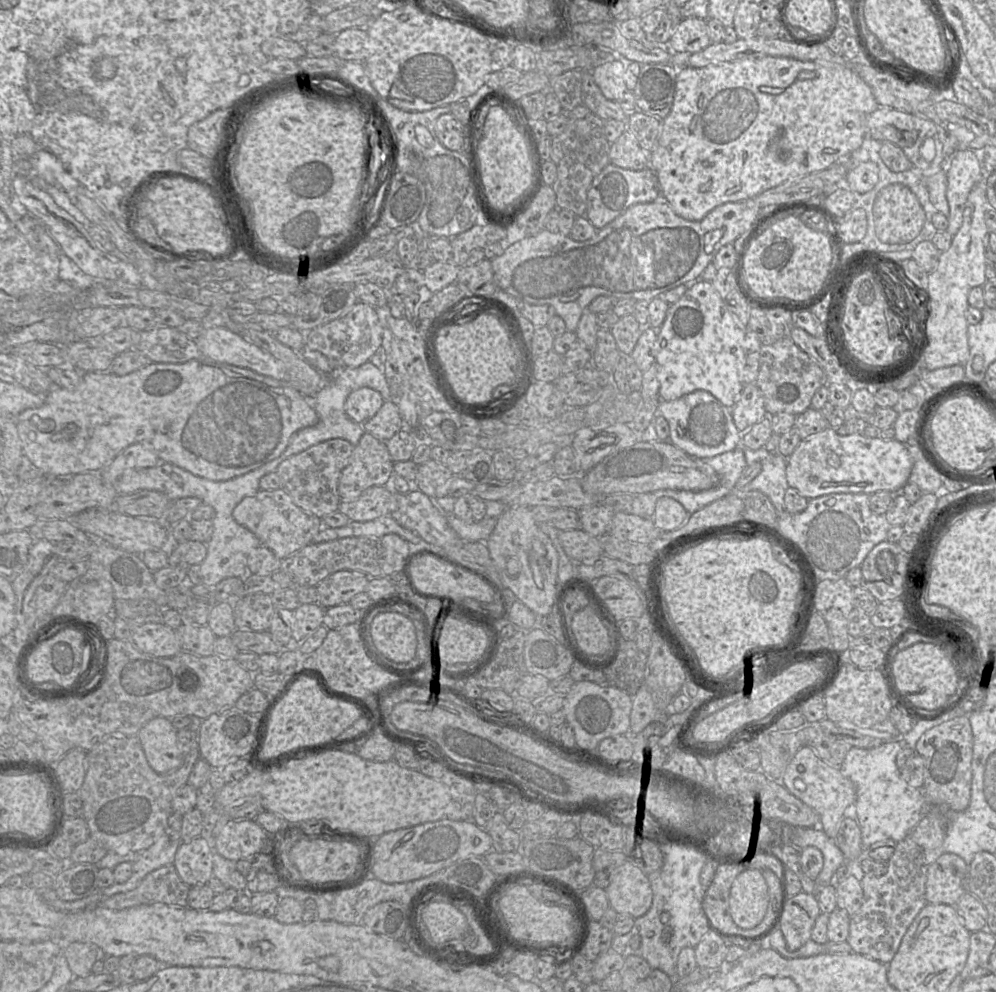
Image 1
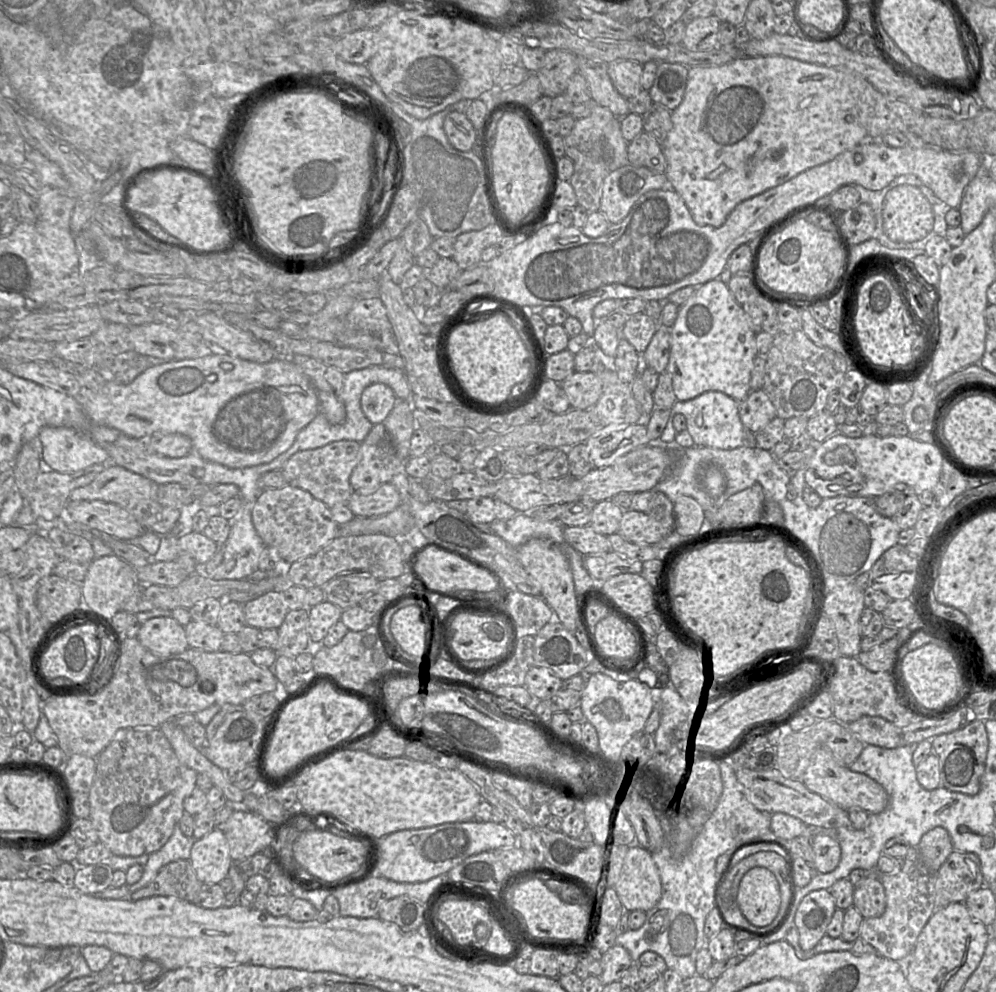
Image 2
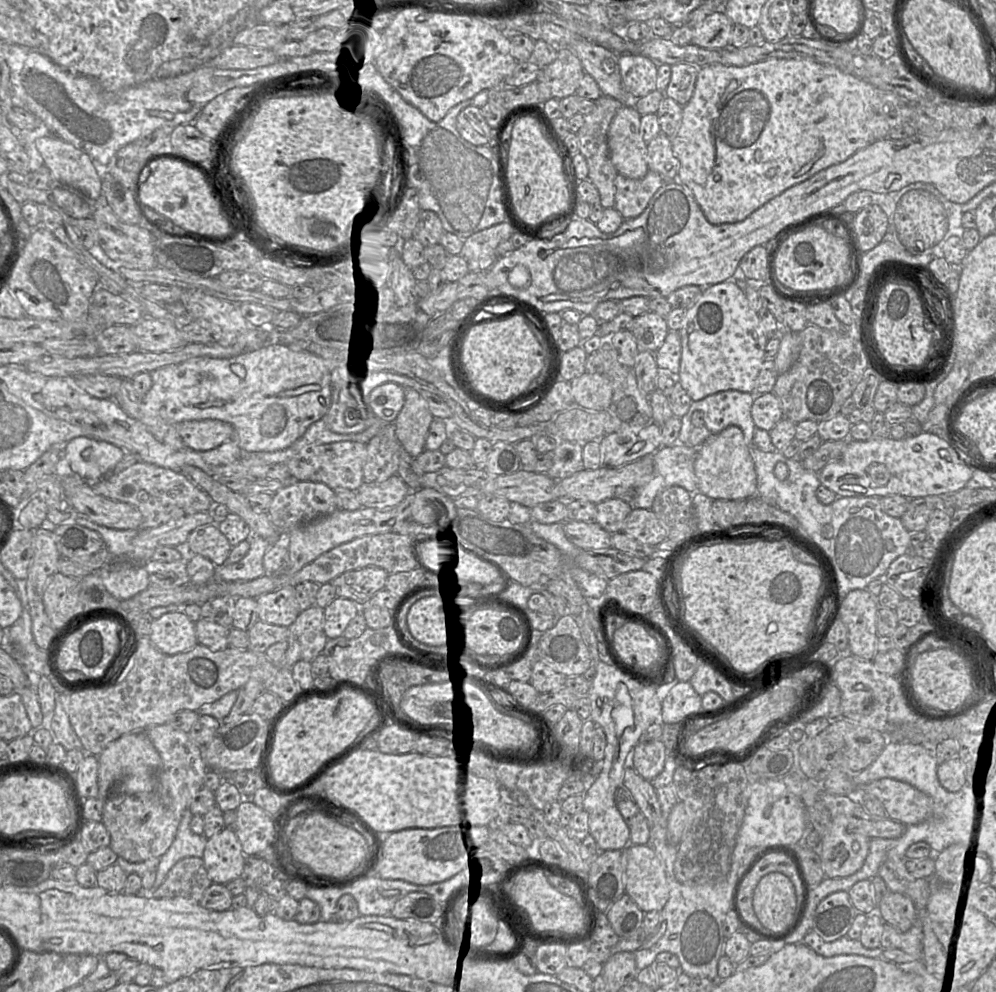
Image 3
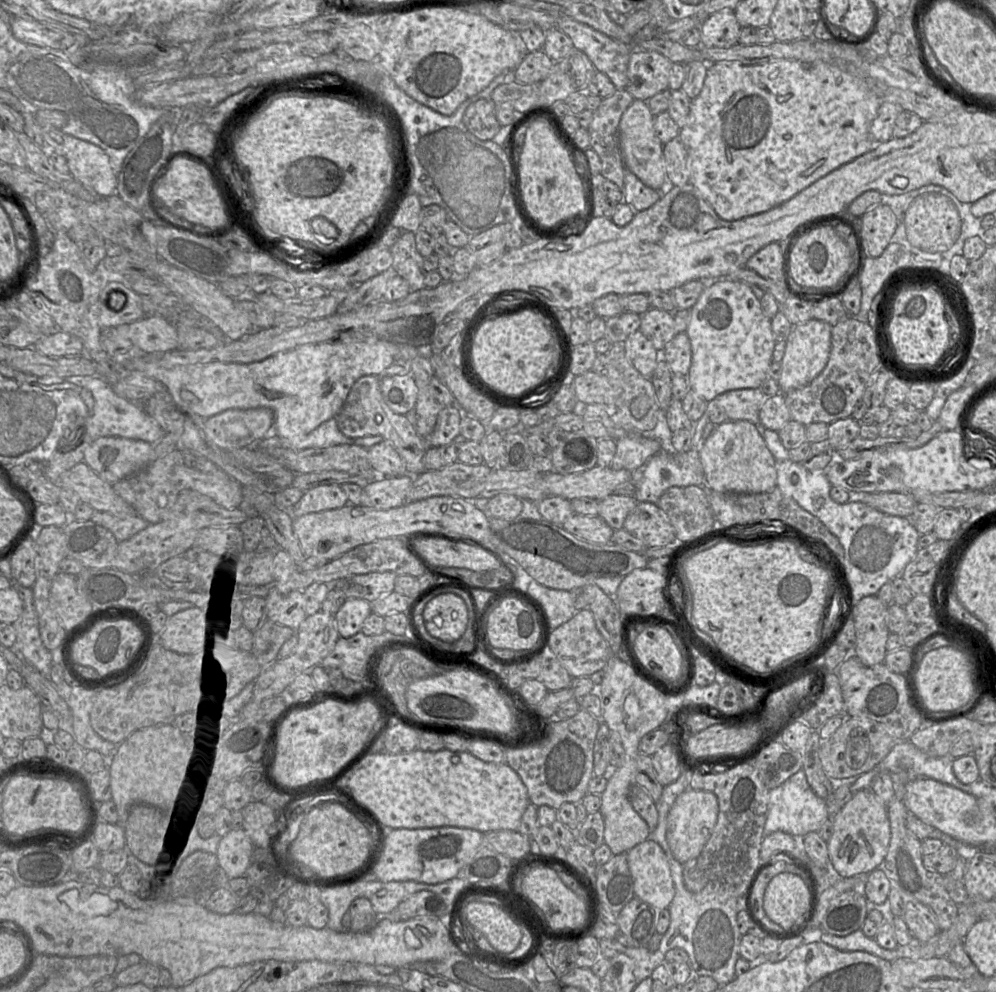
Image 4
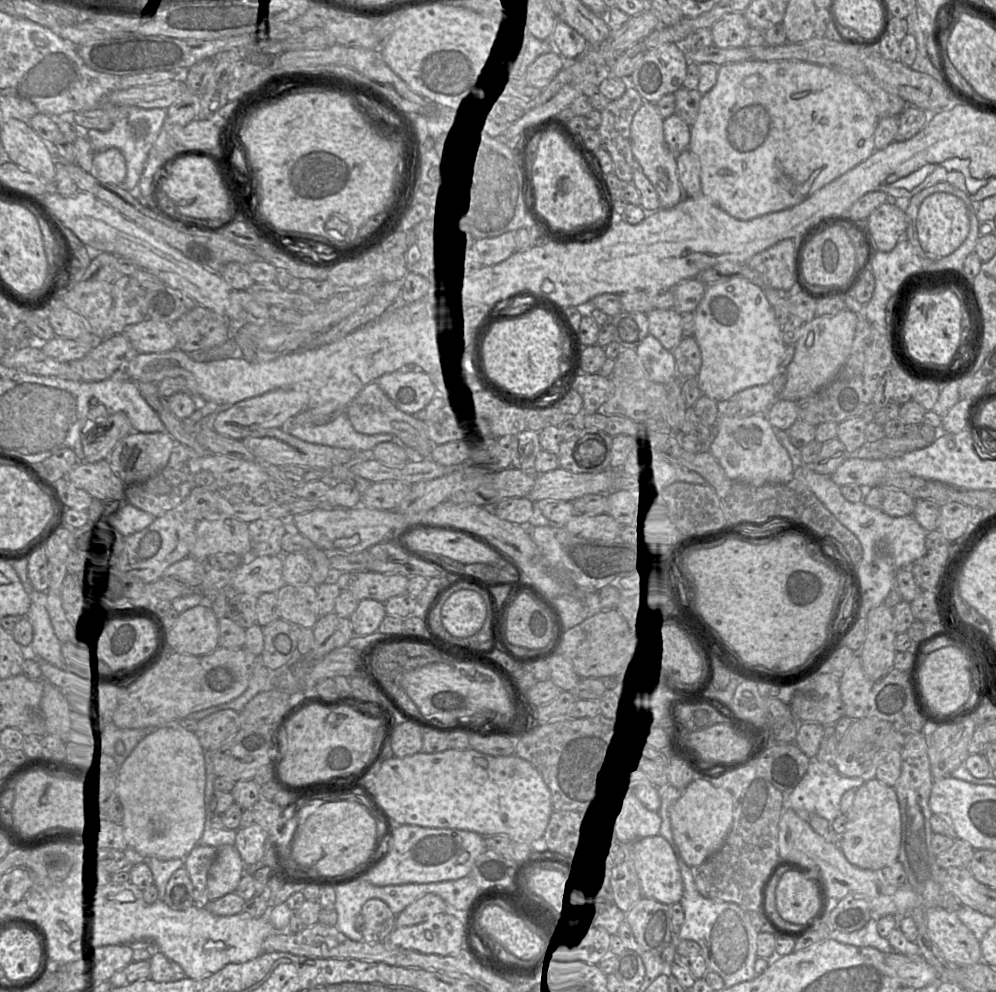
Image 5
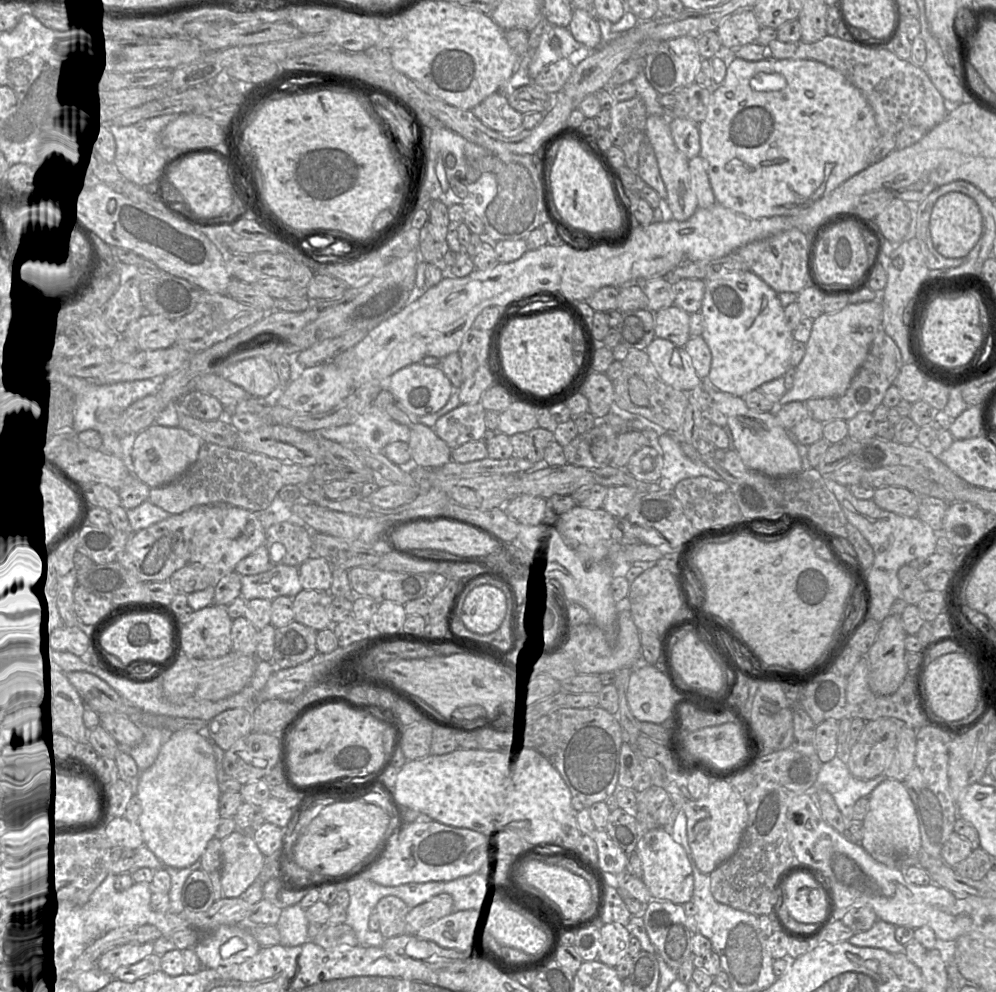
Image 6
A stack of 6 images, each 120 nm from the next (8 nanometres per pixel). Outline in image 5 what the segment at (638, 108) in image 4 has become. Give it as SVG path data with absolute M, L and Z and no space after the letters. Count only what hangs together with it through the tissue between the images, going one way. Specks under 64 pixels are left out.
M644 102L633 117L630 126L630 141L635 160L659 196L660 207L669 209L676 206L685 194L677 175L677 155L670 150L664 139L663 120L653 103Z

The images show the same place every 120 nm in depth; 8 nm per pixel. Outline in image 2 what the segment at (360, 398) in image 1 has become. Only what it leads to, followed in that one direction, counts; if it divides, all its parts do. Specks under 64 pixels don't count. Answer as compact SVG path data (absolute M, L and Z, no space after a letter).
M375 383L364 389L360 403L363 413L374 425L384 422L397 400L392 388L383 383Z

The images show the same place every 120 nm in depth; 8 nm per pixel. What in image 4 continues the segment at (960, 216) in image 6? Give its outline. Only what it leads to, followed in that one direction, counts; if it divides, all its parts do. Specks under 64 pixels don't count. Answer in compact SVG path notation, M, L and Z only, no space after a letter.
M925 193L918 196L904 215L906 237L909 243L927 253L948 252L957 242L962 221L954 203L938 193Z

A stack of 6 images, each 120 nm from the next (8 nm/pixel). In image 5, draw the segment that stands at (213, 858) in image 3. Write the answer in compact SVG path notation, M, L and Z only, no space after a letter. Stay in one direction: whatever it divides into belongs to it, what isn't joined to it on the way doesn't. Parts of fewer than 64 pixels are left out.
M257 824L236 831L234 847L246 867L260 861L264 855L268 835Z

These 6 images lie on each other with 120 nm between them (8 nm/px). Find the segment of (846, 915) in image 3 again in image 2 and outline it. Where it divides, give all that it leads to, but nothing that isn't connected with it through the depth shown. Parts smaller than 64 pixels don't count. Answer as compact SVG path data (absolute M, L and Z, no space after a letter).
M819 889L806 895L794 915L794 927L799 932L802 950L813 949L826 935L827 927L837 910L828 889Z

